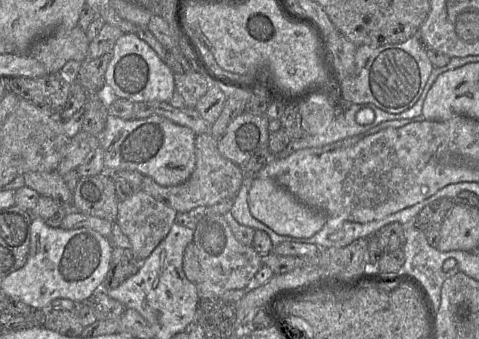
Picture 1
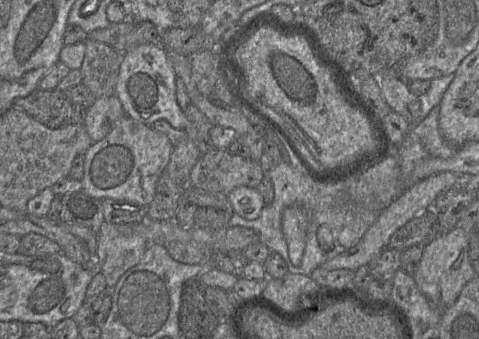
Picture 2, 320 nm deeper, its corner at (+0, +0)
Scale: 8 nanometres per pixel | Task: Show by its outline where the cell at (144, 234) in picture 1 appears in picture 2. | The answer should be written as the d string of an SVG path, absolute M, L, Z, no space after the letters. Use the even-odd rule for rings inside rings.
M105 221L102 224L98 233L95 268L104 275L108 289L113 289L120 277L140 262L148 245L148 242L141 236L121 234L116 223Z

